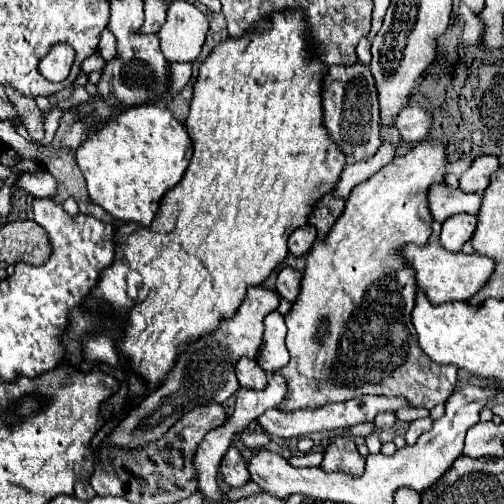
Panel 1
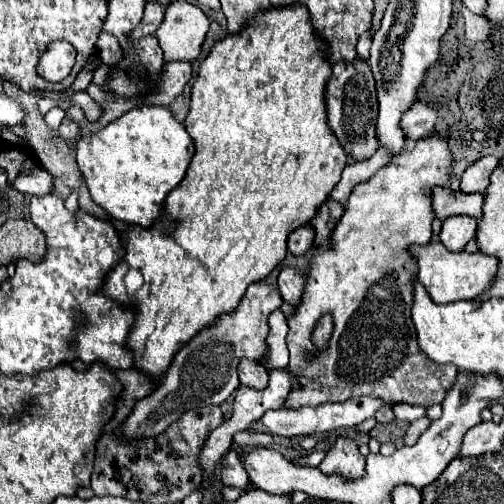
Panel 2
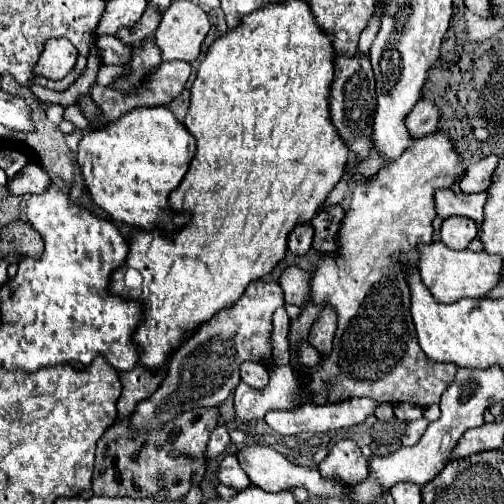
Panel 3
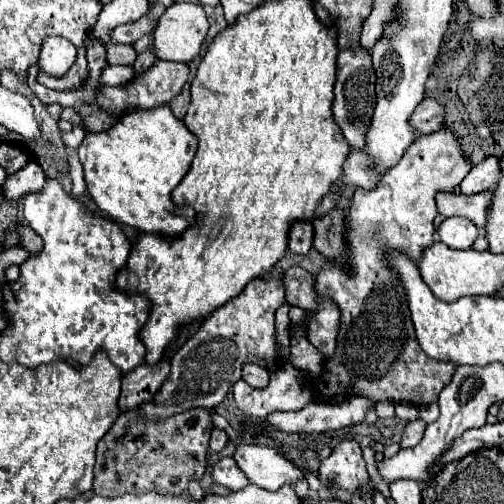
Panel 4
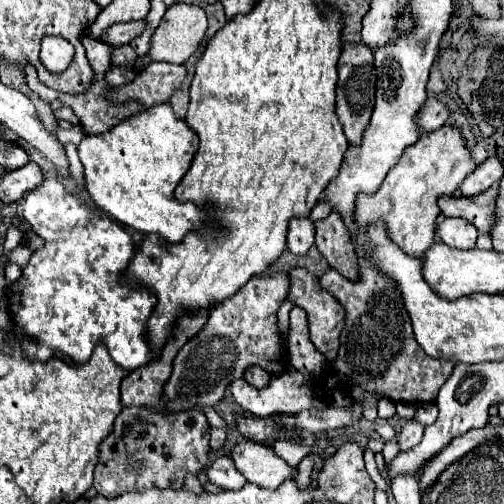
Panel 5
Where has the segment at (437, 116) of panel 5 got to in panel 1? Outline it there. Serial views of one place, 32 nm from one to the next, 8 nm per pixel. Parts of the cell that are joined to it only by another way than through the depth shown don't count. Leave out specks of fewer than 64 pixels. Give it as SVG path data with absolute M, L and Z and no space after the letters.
M406 106L396 116L394 126L398 128L402 142L418 142L424 140L430 130L430 116L420 106Z

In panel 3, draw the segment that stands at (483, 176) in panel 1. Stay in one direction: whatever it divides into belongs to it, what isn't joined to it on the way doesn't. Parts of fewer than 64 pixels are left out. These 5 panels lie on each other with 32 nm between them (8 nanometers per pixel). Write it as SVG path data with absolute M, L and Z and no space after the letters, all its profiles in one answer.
M484 156L476 164L468 166L466 174L460 180L460 190L464 194L474 194L474 192L484 192L488 184L492 184L492 172L496 170L498 158L496 156Z

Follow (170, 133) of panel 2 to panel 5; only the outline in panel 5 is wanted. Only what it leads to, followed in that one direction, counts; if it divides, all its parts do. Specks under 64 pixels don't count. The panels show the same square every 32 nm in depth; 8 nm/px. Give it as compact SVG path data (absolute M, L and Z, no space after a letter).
M156 104L140 114L134 114L112 130L104 134L88 134L78 146L80 160L84 164L84 178L86 190L90 192L92 200L98 208L108 212L120 224L126 224L142 234L158 234L168 242L180 242L186 232L206 228L210 232L210 218L204 210L196 208L192 202L180 203L174 198L174 188L182 180L182 176L190 168L190 160L198 150L198 136L186 126L186 122L178 120L170 108L170 104Z

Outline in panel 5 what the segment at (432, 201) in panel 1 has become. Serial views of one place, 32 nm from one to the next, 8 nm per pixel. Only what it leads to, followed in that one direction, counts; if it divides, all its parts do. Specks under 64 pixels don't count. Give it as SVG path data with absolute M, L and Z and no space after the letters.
M488 188L482 194L476 196L440 196L438 206L440 206L440 214L444 216L458 216L458 218L466 218L468 222L472 222L478 232L488 234L488 224L492 224L492 200L496 198L496 188Z

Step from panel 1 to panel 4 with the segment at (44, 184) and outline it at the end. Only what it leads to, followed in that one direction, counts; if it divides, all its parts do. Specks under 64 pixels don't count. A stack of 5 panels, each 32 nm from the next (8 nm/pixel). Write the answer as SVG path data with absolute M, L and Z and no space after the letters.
M28 162L22 170L18 170L16 174L6 178L2 192L6 198L22 198L30 192L40 192L40 188L44 188L44 184L46 184L46 174L40 168L40 164Z

